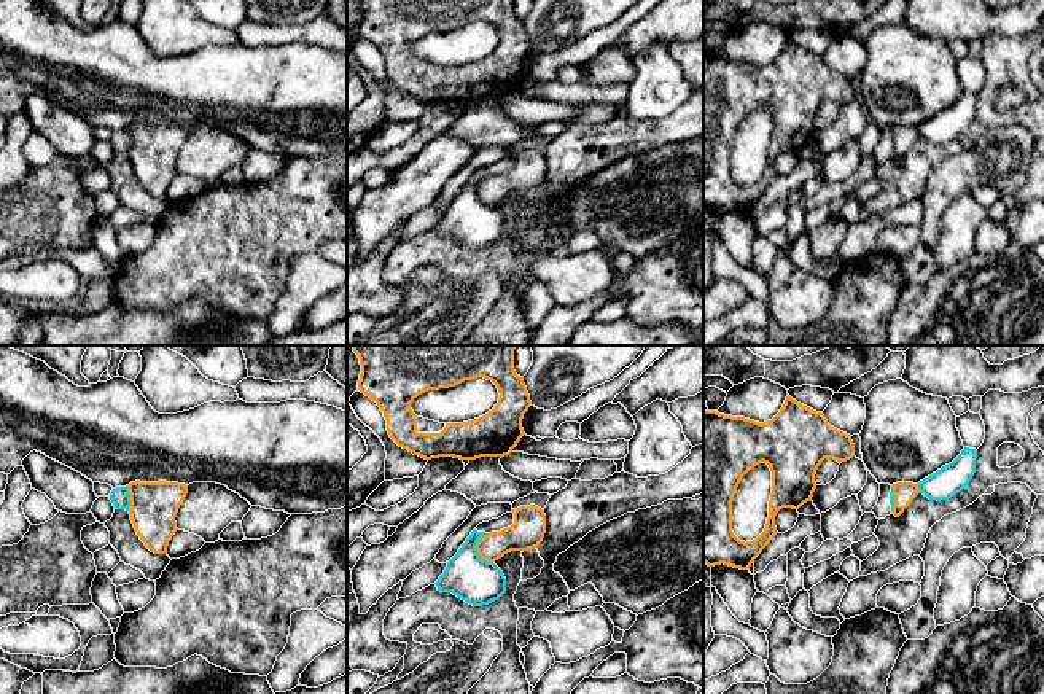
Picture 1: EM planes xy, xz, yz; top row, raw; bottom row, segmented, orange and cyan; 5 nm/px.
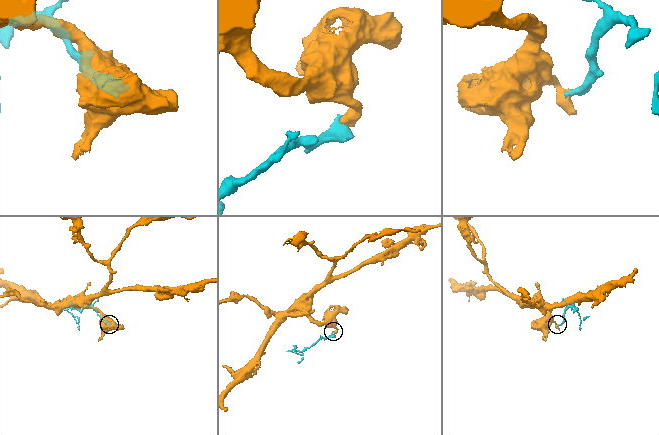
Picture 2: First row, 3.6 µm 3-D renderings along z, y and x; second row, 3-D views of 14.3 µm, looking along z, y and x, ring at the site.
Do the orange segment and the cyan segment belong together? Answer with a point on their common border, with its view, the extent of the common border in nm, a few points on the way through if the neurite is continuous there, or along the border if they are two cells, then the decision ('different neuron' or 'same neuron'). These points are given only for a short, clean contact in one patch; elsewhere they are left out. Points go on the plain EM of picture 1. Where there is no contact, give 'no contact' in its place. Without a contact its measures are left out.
contact xz (478, 194); length 160 nm; border xz (487, 177), (478, 185), (476, 196), (492, 206); different neuron

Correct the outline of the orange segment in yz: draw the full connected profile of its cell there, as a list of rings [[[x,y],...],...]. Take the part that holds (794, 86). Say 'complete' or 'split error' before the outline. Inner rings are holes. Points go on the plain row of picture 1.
complete; [[[789,38],[780,56],[764,67],[724,59],[716,54],[703,54],[703,205],[708,210],[729,209],[740,213],[750,213],[754,202],[778,177],[775,159],[783,151],[799,153],[804,146],[812,145],[816,132],[815,118],[824,102],[834,102],[839,107],[855,100],[851,80],[831,70],[821,56],[816,56]],[[759,107],[767,107],[772,115],[772,137],[769,145],[769,161],[764,175],[753,185],[740,185],[732,175],[732,145],[742,121]]]

